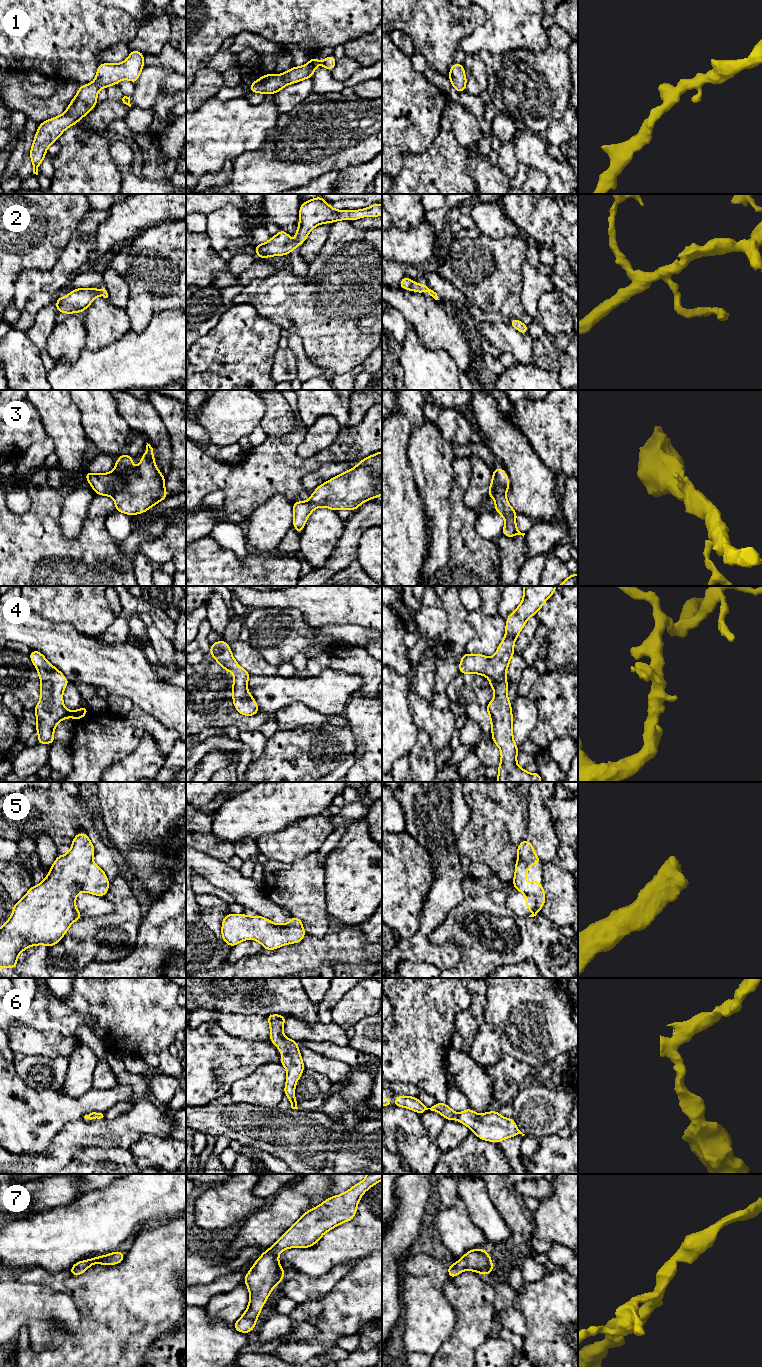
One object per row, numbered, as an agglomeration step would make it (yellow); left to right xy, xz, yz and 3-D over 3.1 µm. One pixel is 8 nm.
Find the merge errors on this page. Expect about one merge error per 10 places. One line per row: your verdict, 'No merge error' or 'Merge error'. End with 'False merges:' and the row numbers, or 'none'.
1: No merge error
2: No merge error
3: No merge error
4: No merge error
5: Merge error
6: No merge error
7: No merge error
False merges: 5

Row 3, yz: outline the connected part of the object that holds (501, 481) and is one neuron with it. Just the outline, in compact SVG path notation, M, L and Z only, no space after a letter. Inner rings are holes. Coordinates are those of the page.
M498 467L493 470L492 481L487 495L491 496L495 501L495 512L501 514L505 520L502 535L506 537L522 535L524 537L525 533L521 533L516 527L516 516L518 513L510 506L506 498L509 486L509 478L506 472L503 468Z

